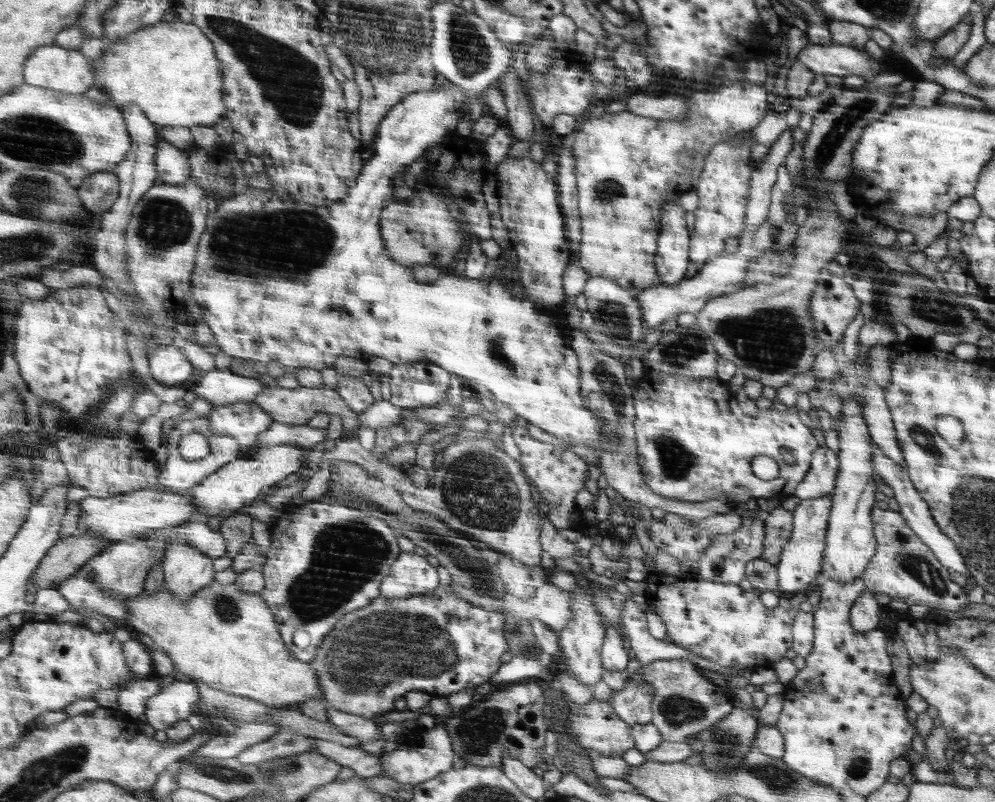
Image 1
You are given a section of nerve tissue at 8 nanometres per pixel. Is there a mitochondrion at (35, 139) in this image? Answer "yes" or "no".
yes

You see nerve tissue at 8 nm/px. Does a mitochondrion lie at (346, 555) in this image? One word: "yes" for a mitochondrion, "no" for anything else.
yes

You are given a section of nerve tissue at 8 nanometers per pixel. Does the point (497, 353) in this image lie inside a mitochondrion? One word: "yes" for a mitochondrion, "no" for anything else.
yes

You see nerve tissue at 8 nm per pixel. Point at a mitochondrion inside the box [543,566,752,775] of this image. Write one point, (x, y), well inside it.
(679, 711)

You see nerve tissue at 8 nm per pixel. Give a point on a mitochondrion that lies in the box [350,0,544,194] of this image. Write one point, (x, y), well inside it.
(470, 52)

